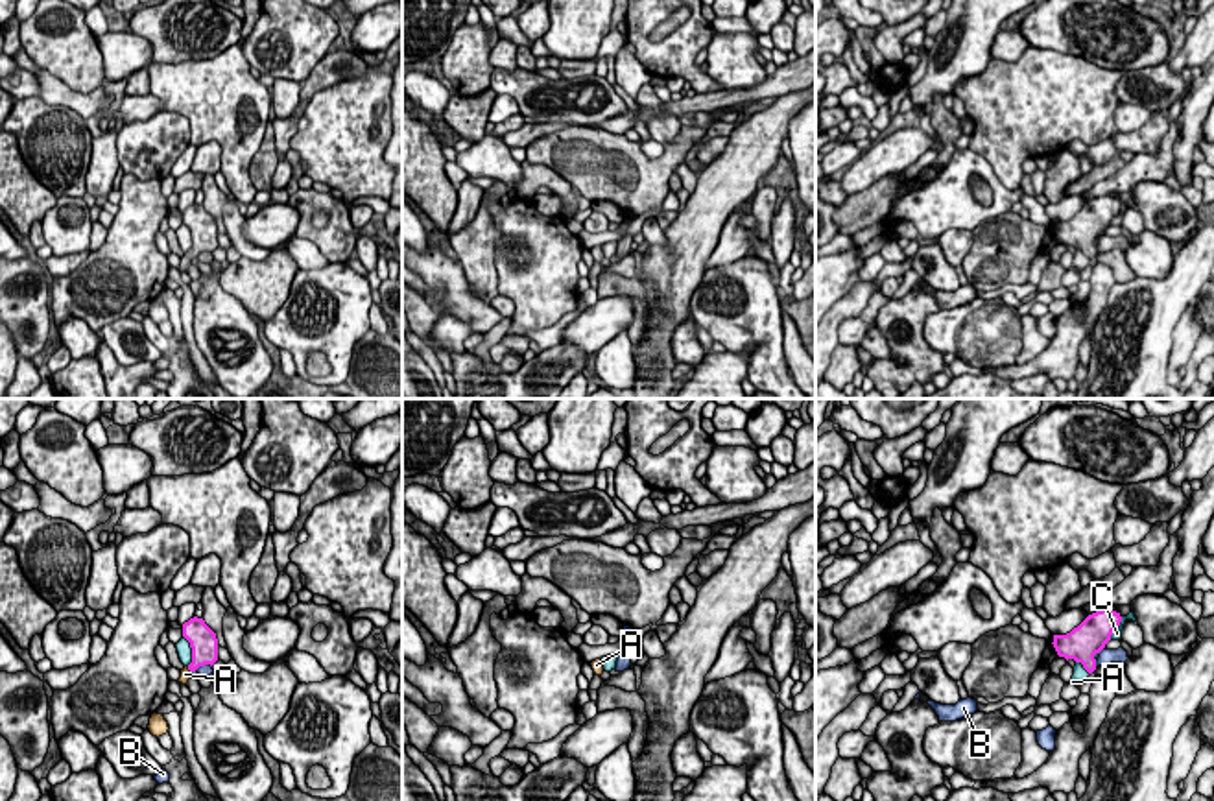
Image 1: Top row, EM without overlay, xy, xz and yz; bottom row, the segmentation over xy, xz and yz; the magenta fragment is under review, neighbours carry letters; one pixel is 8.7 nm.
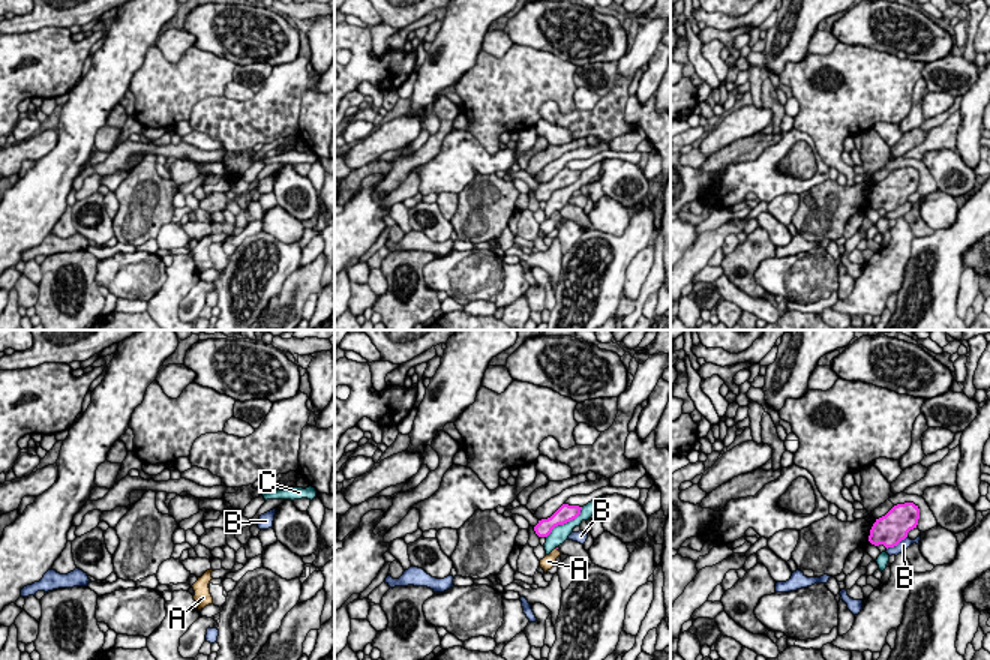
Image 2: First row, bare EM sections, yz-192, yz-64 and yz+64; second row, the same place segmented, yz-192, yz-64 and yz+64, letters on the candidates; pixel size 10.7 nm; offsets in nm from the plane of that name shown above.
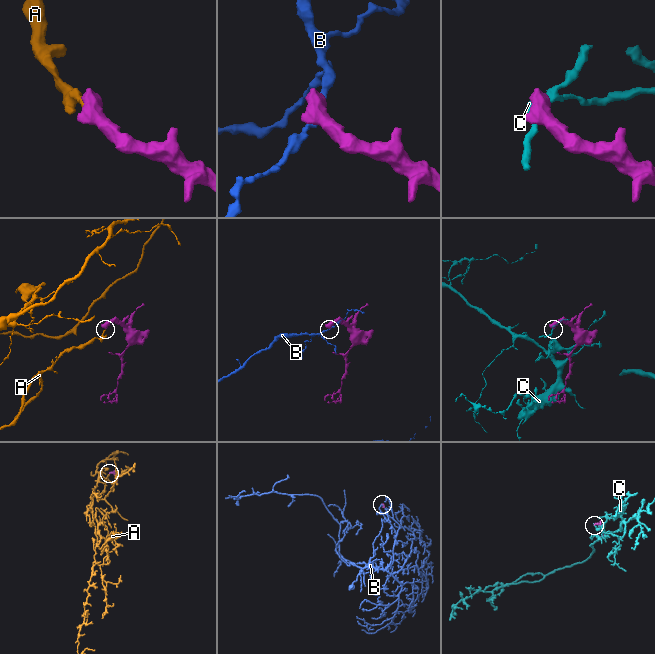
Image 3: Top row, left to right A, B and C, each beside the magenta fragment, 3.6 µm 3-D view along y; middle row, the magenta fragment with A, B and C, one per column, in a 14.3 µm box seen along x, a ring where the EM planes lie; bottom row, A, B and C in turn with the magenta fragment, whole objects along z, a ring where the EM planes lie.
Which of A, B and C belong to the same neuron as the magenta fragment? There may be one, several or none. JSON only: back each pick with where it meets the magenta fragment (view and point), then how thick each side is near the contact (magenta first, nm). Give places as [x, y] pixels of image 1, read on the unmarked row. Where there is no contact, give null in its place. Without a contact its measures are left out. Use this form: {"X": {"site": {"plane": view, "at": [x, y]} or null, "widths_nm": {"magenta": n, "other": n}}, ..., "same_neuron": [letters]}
{"A": {"site": {"plane": "xy", "at": [189, 255]}, "widths_nm": {"magenta": 240, "other": 100}}, "same_neuron": ["A"]}

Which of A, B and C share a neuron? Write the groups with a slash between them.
A / B / C

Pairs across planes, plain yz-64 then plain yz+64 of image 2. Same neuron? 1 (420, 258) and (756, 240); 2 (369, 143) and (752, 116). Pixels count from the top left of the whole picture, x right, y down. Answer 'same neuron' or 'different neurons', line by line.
1: same neuron
2: same neuron

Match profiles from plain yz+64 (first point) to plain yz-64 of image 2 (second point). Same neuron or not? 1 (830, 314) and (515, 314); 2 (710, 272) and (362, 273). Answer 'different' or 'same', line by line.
1: same
2: same

